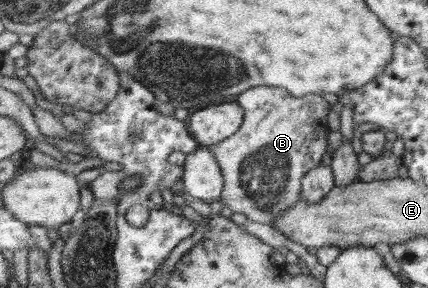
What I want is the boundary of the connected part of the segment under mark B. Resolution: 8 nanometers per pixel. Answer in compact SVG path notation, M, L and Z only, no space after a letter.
M273 86L246 88L234 101L243 111L238 129L225 140L205 146L222 174L219 201L231 212L272 226L280 212L302 199L302 174L320 165L321 156L327 152L327 113L331 105L316 94L294 97Z

